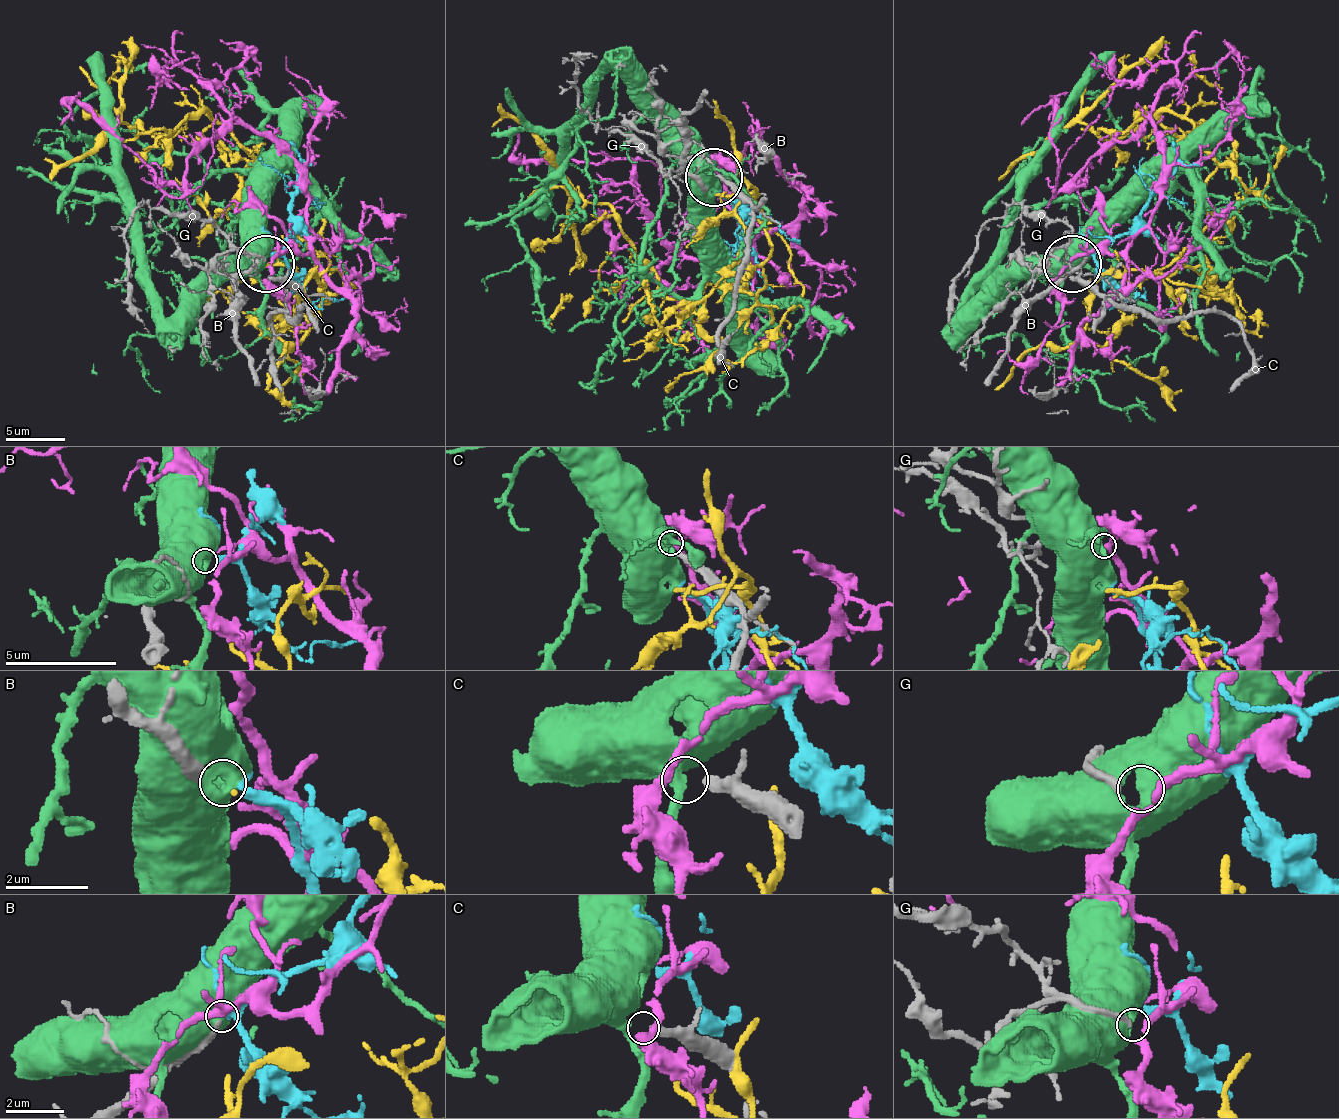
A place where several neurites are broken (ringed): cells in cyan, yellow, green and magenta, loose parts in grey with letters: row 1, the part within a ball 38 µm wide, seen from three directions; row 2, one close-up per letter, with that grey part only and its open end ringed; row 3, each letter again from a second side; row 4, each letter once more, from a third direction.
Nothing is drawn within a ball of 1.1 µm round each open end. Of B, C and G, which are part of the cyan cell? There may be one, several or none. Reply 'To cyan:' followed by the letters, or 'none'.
To cyan: B

